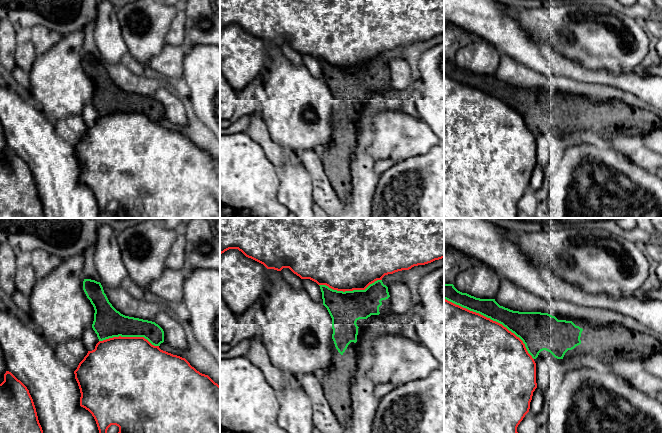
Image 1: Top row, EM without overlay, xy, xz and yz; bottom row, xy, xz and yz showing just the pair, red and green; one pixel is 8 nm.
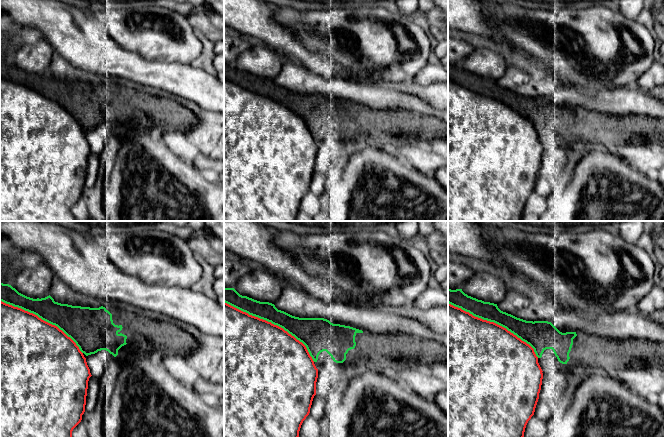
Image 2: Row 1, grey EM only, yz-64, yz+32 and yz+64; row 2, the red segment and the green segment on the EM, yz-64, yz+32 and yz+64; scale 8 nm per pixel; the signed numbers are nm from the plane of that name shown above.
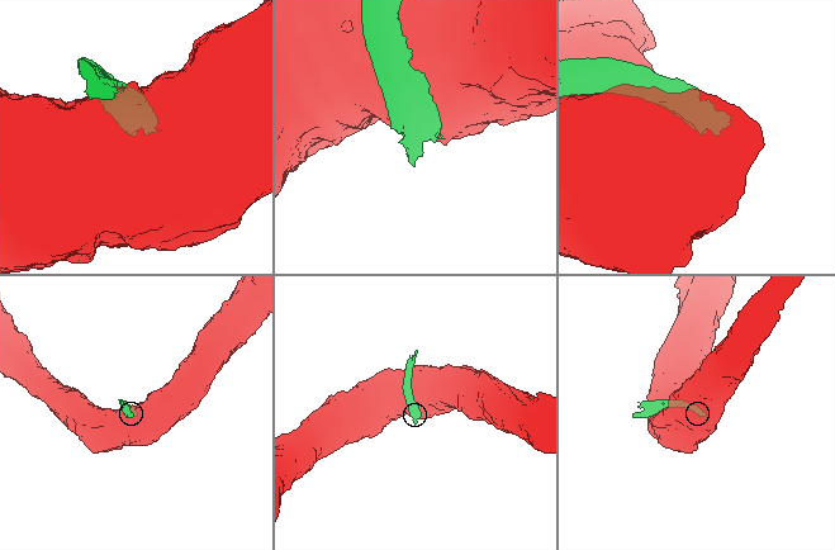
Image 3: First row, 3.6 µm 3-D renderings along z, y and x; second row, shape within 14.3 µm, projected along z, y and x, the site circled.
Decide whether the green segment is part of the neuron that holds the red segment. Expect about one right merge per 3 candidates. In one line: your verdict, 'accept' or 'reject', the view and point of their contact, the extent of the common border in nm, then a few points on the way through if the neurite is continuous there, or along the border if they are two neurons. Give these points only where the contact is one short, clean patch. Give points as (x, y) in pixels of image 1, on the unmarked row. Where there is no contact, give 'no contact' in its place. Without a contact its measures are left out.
reject; contact yz (492, 96); length 850 nm

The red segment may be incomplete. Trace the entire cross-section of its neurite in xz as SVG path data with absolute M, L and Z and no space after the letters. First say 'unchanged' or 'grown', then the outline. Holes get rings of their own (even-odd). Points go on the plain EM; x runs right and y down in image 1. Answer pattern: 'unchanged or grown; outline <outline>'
unchanged; outline M220 0L220 31L229 25L238 25L246 33L263 40L267 45L281 47L283 44L289 44L301 55L310 55L333 66L365 66L375 57L382 56L385 51L444 34L444 0Z

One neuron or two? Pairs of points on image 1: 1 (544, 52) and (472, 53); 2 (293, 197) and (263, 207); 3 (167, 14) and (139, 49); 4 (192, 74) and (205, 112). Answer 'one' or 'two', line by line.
1: two
2: two
3: one
4: one

